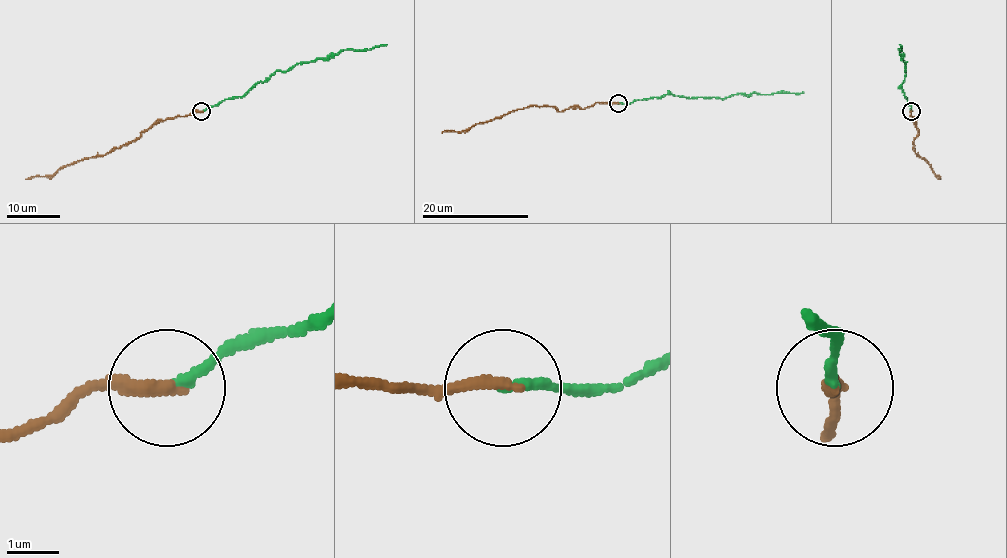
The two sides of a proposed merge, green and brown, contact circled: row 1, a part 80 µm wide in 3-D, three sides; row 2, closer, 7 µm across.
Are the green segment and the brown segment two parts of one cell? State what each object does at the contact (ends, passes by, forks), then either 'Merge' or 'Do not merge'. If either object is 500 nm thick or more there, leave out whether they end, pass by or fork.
At the ring green ends. At the ring brown ends. Merge

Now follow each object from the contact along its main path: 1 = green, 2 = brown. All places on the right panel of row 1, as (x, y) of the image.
1: (911, 111), (902, 85), (906, 63), (900, 57), (899, 44)
2: (911, 111), (910, 116), (916, 119), (919, 131), (912, 148), (940, 179)

